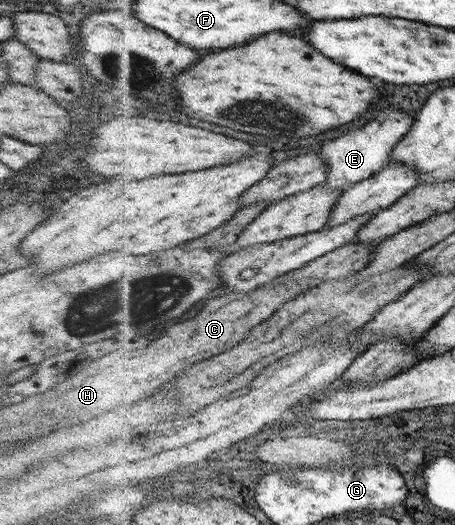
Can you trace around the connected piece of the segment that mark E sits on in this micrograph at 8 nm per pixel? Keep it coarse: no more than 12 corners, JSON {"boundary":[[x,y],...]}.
{"boundary":[[382,109],[364,128],[325,143],[330,189],[375,175],[414,114]]}

